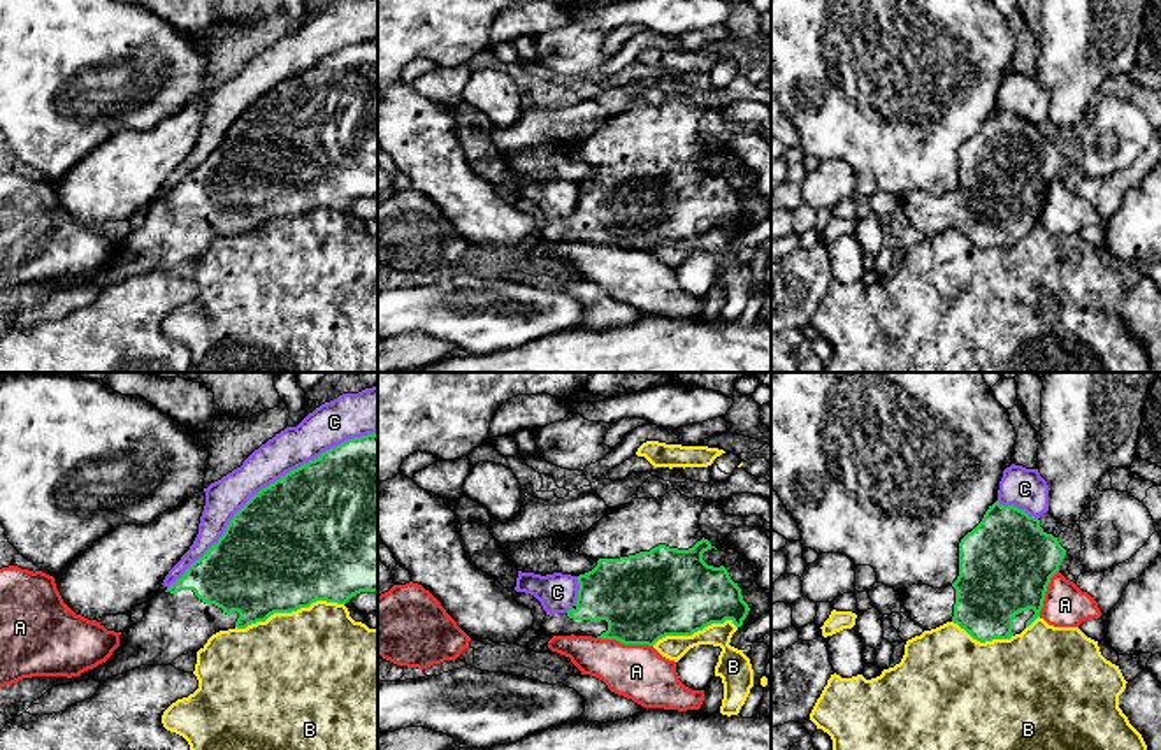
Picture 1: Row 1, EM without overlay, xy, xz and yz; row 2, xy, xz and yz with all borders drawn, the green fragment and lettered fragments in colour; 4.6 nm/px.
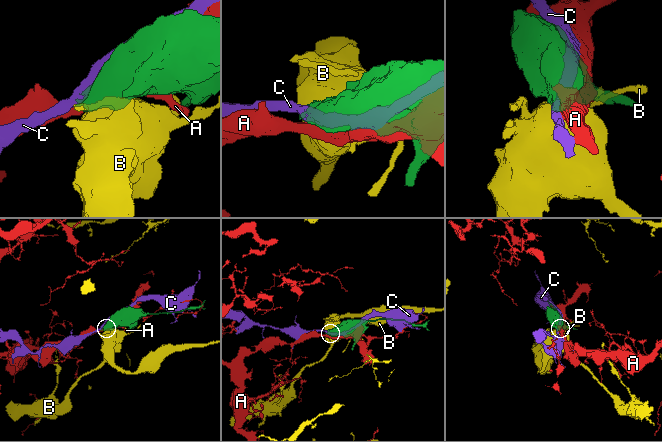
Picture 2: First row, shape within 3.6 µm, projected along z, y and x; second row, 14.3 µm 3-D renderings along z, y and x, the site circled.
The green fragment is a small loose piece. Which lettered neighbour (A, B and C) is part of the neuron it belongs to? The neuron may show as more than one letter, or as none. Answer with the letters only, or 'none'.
none

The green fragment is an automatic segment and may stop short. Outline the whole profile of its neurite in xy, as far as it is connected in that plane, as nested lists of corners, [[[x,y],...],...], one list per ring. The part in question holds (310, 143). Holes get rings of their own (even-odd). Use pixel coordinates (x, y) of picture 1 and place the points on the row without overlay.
[[[378,39],[348,46],[318,65],[286,79],[249,107],[228,128],[223,142],[165,198],[149,209],[141,228],[119,241],[112,262],[79,283],[32,283],[0,295],[0,337],[9,327],[26,320],[47,297],[74,288],[107,288],[141,272],[172,272],[188,258],[198,258],[207,246],[228,235],[246,235],[274,220],[292,220],[316,207],[346,211],[360,198],[378,198]]]

